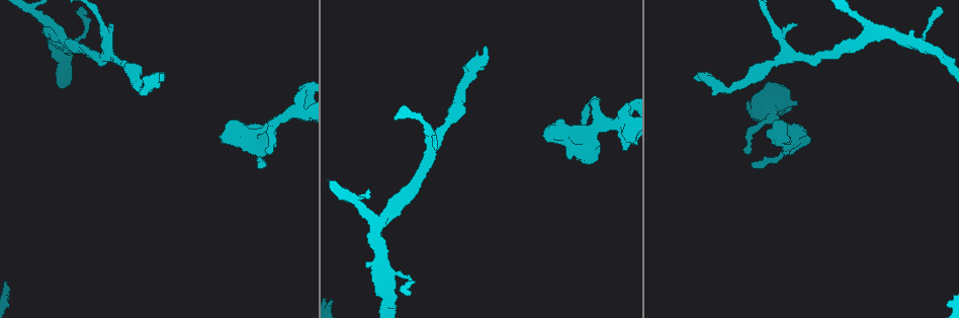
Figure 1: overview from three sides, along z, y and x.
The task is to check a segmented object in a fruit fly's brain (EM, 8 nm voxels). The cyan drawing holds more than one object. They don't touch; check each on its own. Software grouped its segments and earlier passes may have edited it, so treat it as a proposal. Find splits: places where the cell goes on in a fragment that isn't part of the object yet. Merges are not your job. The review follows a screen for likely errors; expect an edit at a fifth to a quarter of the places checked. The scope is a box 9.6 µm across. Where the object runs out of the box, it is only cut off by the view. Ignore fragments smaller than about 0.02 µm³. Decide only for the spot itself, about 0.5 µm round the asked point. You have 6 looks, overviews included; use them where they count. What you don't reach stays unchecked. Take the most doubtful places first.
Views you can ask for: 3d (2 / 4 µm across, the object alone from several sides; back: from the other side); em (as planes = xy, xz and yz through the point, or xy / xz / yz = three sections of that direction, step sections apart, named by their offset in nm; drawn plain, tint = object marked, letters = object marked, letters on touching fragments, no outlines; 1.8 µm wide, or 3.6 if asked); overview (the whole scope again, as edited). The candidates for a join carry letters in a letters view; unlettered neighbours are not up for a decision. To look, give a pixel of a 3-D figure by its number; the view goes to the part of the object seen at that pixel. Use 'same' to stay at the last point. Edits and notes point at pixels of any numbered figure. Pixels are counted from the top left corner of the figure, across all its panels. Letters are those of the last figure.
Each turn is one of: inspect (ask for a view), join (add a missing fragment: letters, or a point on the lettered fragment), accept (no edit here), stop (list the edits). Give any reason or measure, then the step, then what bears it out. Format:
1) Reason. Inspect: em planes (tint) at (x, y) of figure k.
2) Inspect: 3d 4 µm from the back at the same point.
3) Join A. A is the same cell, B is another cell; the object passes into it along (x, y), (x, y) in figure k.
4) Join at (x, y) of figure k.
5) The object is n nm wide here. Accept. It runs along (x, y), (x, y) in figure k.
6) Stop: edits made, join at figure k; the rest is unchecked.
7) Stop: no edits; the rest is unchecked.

An open end. Inspect: 3d 4 µm at (164, 77) of figure 1.

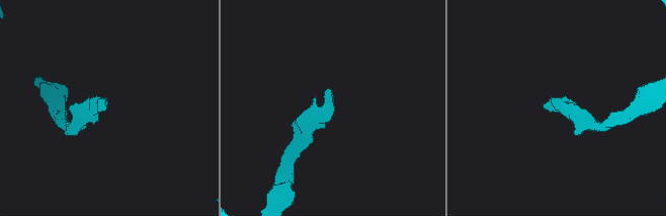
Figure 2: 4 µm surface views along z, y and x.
Inspect: em 3.6 µm planes (plain) at (103, 102) of figure 2.

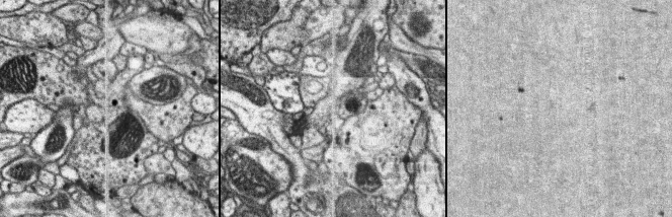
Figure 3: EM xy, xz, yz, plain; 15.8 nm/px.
Inspect: em 3.6 µm planes (letters) at the same point.

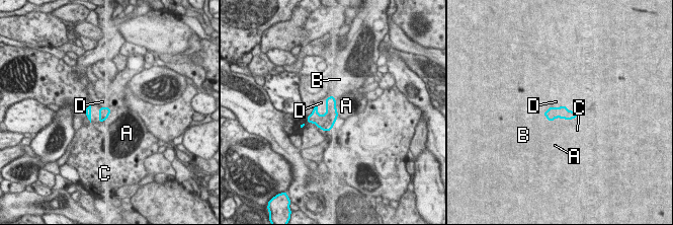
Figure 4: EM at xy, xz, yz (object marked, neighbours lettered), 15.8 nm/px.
Join D. D is the same cell, A, B and C are other cells; the object passes into it along (326, 122), (326, 107), (321, 102) in figure 4; it goes on there.

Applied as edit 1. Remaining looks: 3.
Branch stops here. Inspect: em 3.6 µm planes (letters) at (365, 265) of figure 1.

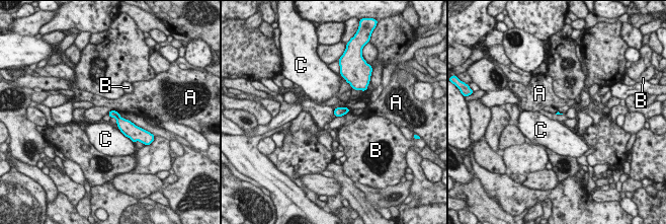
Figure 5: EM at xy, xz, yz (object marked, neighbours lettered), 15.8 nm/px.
The longest contact is with C, 240 nm. Accept. A, B and C are other cells; a border runs along (111, 108), (118, 113) in figure 5; no lettered fragment goes on from it.

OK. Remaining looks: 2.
Free end. Inspect: em yz step 4 (letters) at (262, 165) of figure 1.

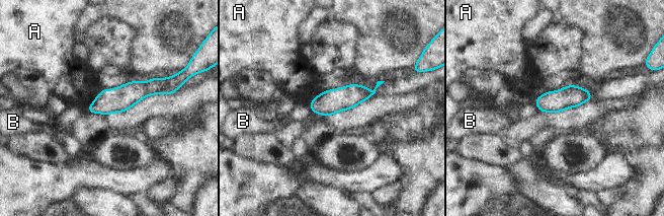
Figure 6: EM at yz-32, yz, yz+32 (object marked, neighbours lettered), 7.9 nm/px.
Inspect: em planes (letters) at the same point.

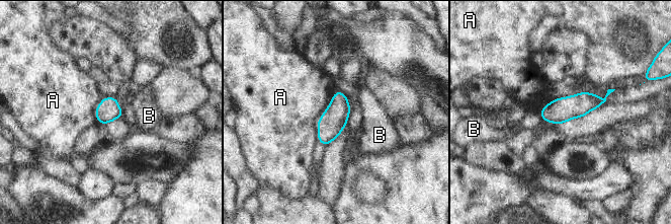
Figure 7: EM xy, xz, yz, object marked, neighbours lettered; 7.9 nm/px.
Accept. A and B are other cells; a border runs along (336, 90), (318, 120), (317, 141) in figure 7; none of them fits.

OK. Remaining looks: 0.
Stop: edits made, join at figure 4; the rest is unchecked.

